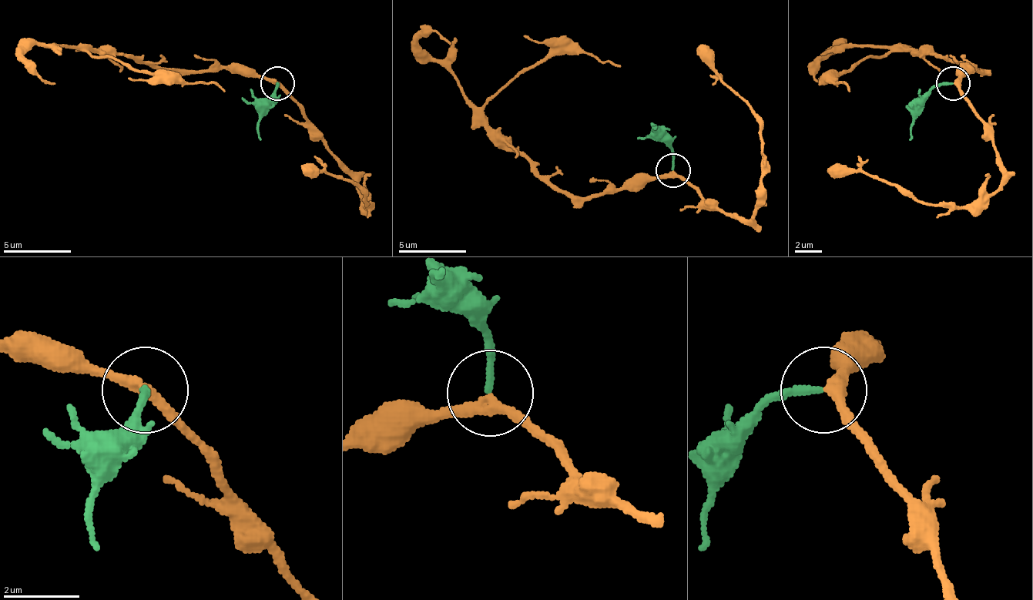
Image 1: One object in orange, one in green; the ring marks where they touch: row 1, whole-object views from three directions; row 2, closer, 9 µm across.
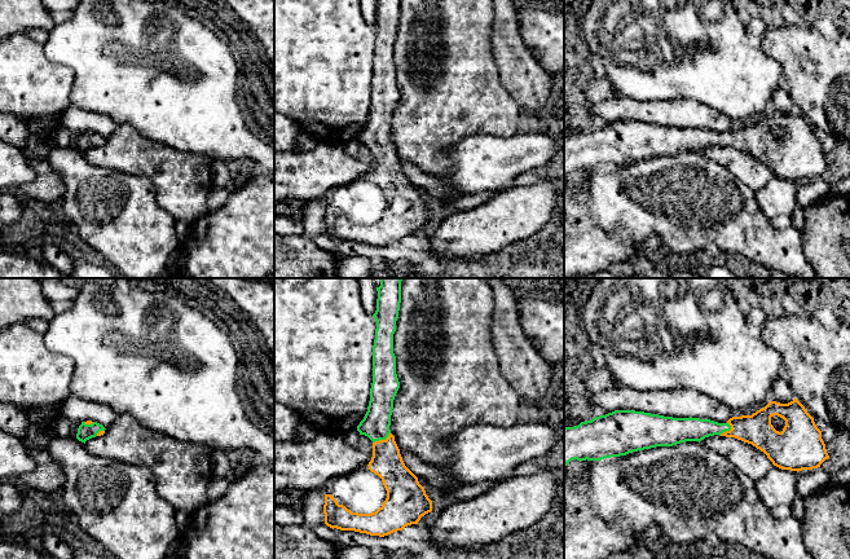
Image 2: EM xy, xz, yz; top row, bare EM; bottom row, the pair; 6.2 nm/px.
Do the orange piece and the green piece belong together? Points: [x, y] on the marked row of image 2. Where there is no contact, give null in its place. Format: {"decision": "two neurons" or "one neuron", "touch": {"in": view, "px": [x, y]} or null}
{"decision": "one neuron", "touch": {"in": "xz", "px": [382, 440]}}

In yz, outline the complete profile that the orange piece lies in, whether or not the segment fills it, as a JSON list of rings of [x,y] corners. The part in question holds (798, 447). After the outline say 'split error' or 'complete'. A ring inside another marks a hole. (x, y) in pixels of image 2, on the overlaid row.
[[[794,399],[788,404],[770,401],[752,415],[732,417],[726,423],[615,410],[578,426],[564,427],[564,468],[573,459],[602,461],[656,446],[700,443],[714,435],[752,444],[781,470],[812,470],[829,458],[822,431]],[[774,415],[785,421],[781,432],[771,424]]]; split error

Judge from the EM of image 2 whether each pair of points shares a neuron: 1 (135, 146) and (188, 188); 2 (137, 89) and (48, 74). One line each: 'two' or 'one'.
1: one
2: two

